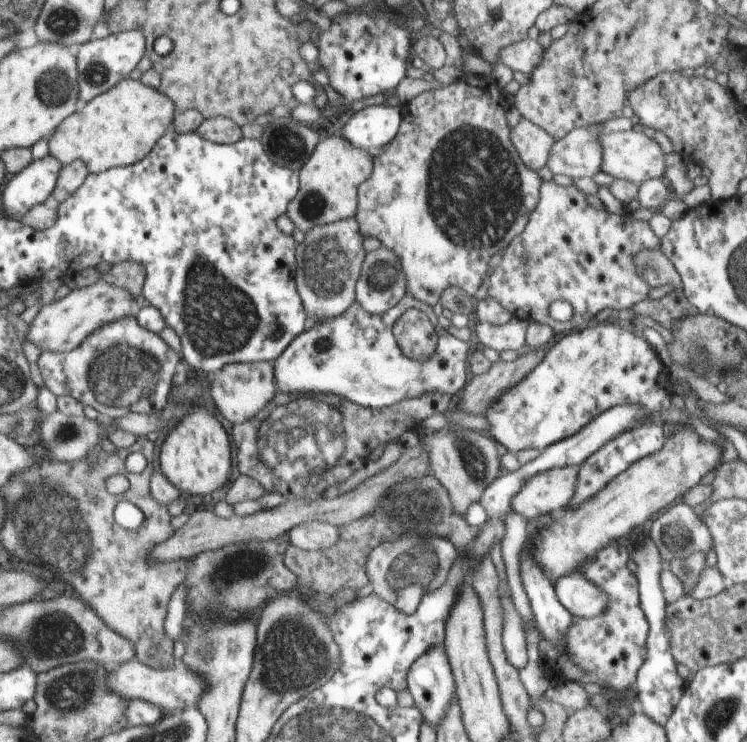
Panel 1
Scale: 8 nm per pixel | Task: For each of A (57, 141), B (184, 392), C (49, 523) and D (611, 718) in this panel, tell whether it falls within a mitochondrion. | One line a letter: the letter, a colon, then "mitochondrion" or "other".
A: other
B: mitochondrion
C: mitochondrion
D: other

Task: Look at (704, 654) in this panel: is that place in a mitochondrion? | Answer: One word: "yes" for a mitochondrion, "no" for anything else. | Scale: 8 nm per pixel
no

